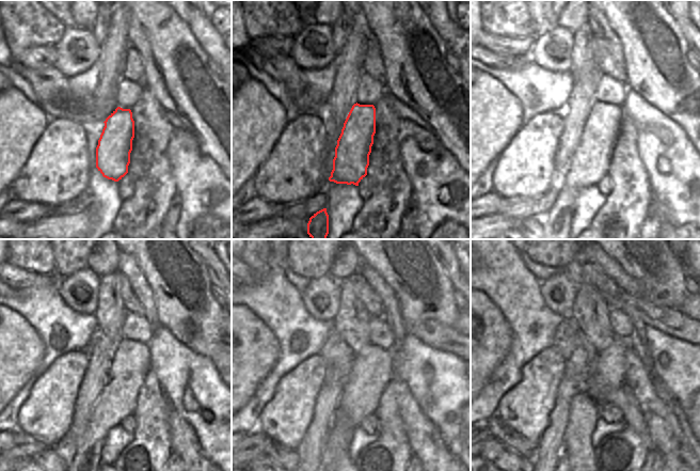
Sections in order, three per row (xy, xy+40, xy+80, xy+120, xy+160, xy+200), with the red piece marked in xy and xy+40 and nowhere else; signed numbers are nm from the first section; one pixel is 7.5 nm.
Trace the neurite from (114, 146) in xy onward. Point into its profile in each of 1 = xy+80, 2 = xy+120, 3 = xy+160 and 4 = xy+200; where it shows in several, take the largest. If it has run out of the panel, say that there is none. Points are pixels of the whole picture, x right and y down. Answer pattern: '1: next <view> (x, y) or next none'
1: next xy+80 (590, 162)
2: next xy+120 (131, 361)
3: next xy+160 (374, 367)
4: next xy+200 (609, 375)

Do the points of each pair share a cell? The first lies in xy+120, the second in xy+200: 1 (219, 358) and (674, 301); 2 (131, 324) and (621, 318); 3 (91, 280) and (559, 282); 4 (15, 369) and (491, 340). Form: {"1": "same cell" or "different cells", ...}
{"1": "same cell", "2": "same cell", "3": "same cell", "4": "same cell"}

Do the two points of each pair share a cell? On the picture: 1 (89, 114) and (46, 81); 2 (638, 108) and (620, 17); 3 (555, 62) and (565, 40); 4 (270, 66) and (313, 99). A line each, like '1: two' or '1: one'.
1: one
2: two
3: one
4: one

